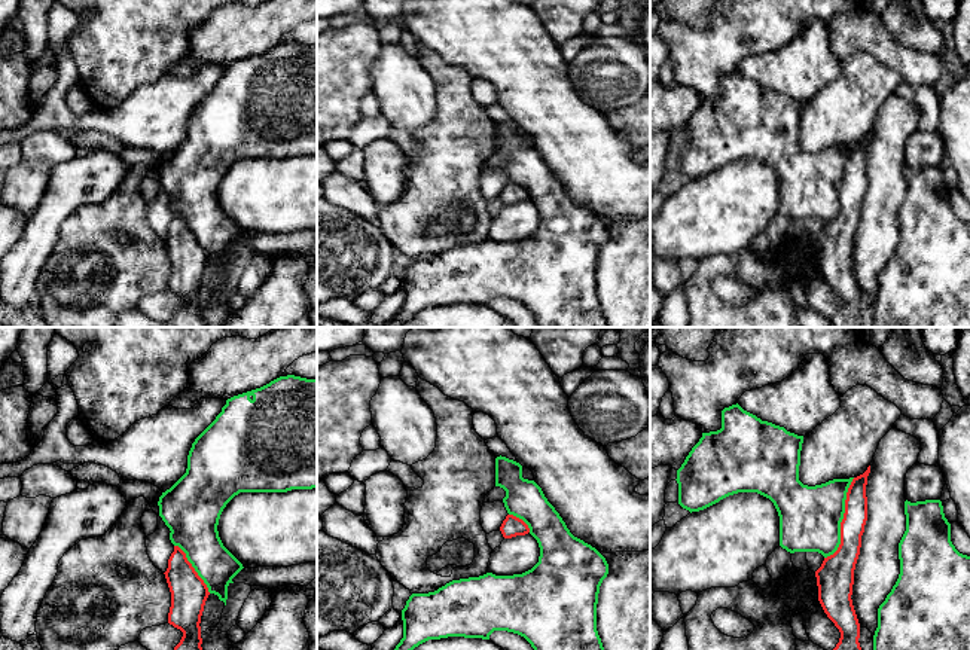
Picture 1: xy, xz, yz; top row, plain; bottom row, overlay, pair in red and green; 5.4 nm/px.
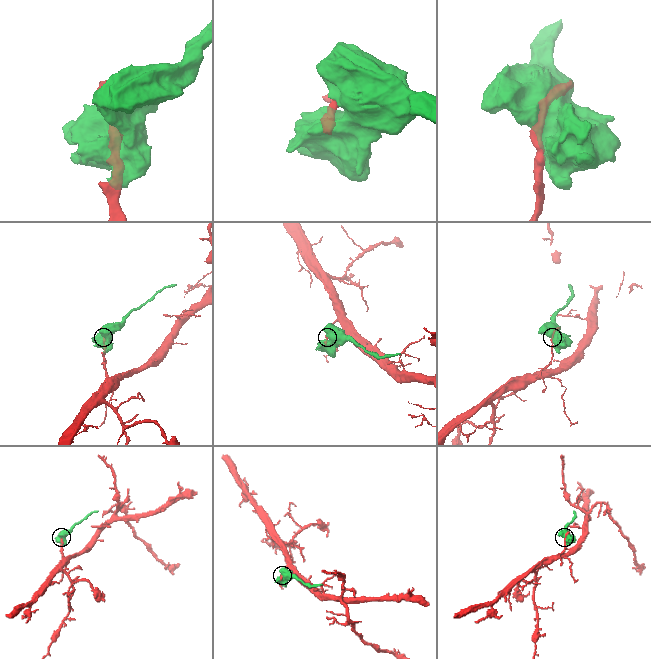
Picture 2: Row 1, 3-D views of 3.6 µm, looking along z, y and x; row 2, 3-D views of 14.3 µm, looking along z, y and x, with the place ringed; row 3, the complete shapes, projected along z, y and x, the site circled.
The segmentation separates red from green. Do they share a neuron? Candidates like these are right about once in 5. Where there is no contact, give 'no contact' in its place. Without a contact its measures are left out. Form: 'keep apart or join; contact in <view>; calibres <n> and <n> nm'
keep apart; contact in yz; calibres 150 and 340 nm

